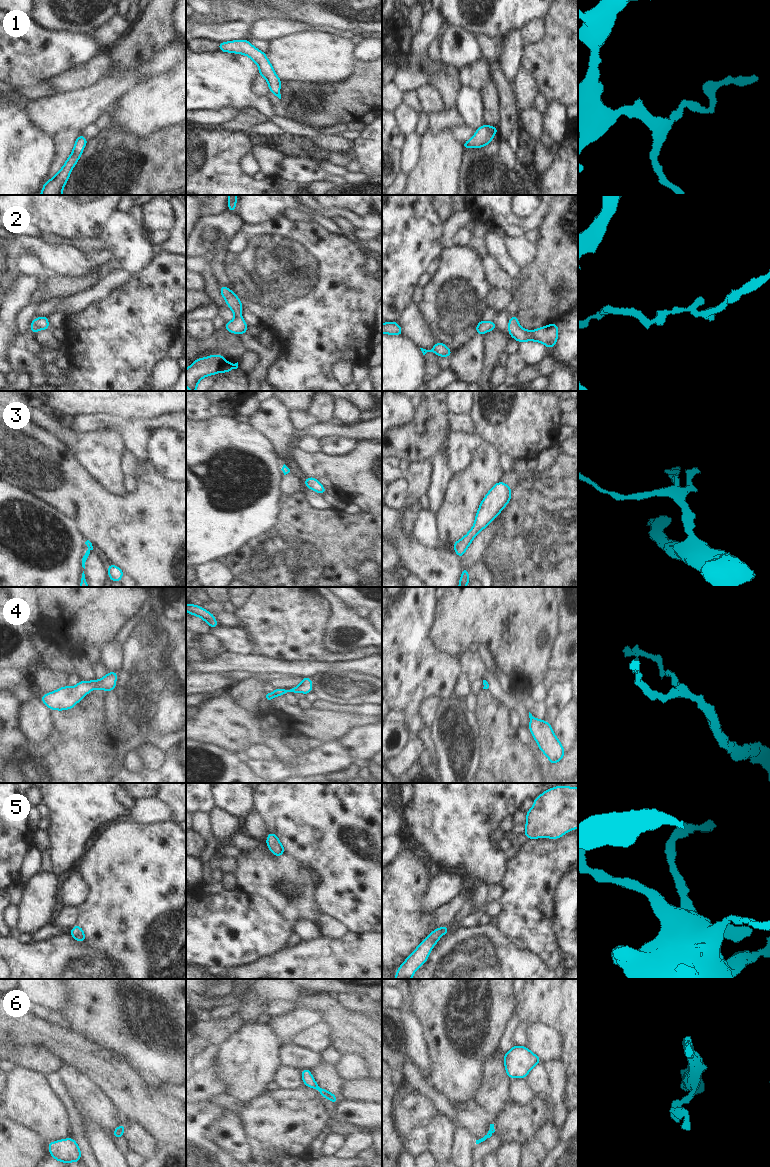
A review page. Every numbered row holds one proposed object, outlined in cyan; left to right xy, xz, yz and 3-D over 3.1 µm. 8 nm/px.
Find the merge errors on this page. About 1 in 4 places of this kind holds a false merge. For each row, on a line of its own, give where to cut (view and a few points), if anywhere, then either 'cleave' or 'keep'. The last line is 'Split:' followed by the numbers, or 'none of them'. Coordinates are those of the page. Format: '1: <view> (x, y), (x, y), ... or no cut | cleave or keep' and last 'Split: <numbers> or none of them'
1: no cut | keep
2: no cut | keep
3: no cut | keep
4: no cut | keep
5: no cut | keep
6: no cut | keep
Split: none of them

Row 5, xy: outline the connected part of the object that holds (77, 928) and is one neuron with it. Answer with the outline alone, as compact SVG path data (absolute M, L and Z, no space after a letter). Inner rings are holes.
M78 924L71 929L70 935L80 943L86 941L84 931Z

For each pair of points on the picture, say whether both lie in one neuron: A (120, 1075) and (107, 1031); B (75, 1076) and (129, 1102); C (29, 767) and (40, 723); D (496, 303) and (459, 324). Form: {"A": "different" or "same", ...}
{"A": "different", "B": "different", "C": "different", "D": "different"}

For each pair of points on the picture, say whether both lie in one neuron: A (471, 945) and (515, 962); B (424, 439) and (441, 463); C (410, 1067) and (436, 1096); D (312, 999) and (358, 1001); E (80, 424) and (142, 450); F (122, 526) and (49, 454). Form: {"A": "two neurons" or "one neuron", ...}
{"A": "one neuron", "B": "two neurons", "C": "one neuron", "D": "two neurons", "E": "one neuron", "F": "one neuron"}

